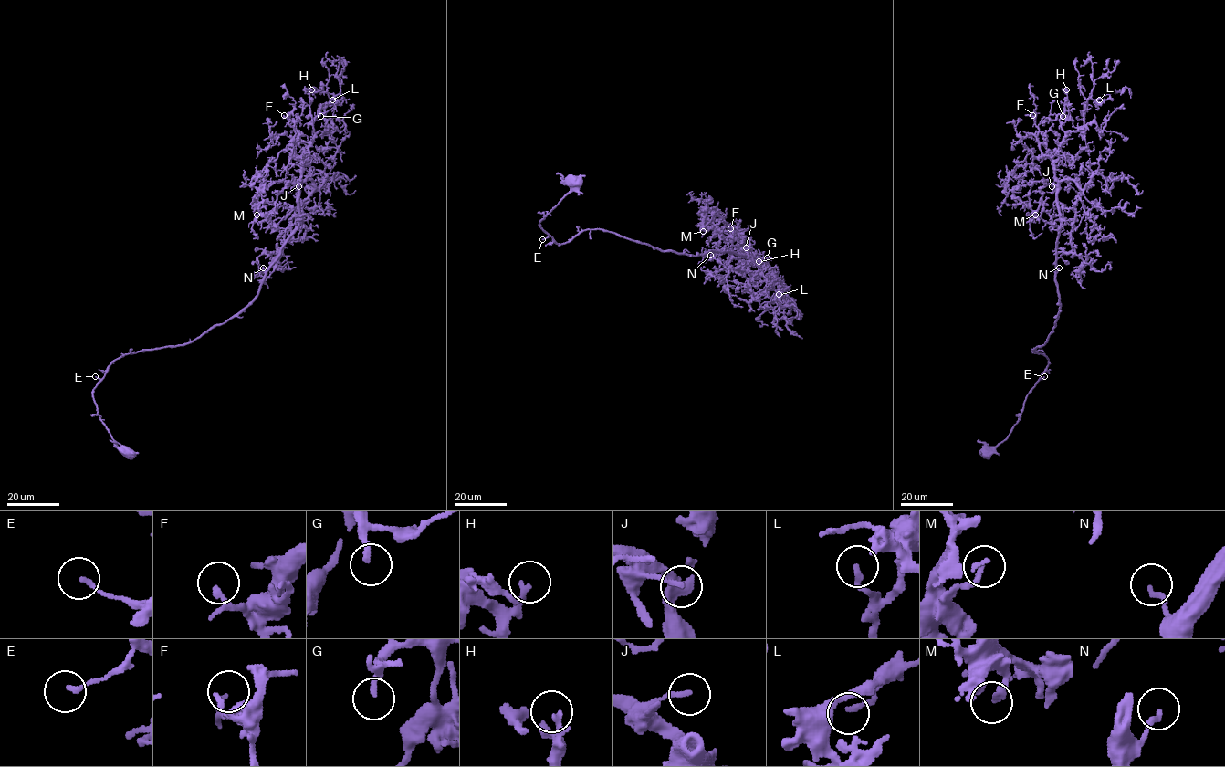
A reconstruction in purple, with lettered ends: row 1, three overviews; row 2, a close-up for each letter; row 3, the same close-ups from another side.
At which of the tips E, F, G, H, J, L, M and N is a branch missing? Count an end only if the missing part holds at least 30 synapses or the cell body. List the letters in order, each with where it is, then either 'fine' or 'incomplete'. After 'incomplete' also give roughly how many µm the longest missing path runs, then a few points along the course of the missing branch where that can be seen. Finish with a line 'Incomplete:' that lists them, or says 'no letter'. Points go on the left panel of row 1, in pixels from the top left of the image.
E: at (95, 376); fine
F: at (284, 115); fine
G: at (320, 116); fine
H: at (311, 89); incomplete; about 9 µm are missing; missing branch runs (311, 89), (313, 83), (322, 76)
J: at (298, 186); fine
L: at (332, 99); fine
M: at (256, 215); fine
N: at (263, 267); fine
Incomplete: H

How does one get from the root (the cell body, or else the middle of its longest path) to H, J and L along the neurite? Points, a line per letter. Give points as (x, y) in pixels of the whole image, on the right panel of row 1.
H: (986, 454), (1007, 436), (1048, 364), (1033, 349), (1046, 341), (1060, 307), (1054, 161), (1066, 89)
J: (986, 454), (1007, 436), (1048, 364), (1033, 349), (1046, 341), (1060, 307), (1061, 215), (1052, 186)
L: (986, 454), (1048, 364), (1033, 349), (1060, 307), (1054, 161), (1090, 95), (1099, 99)

